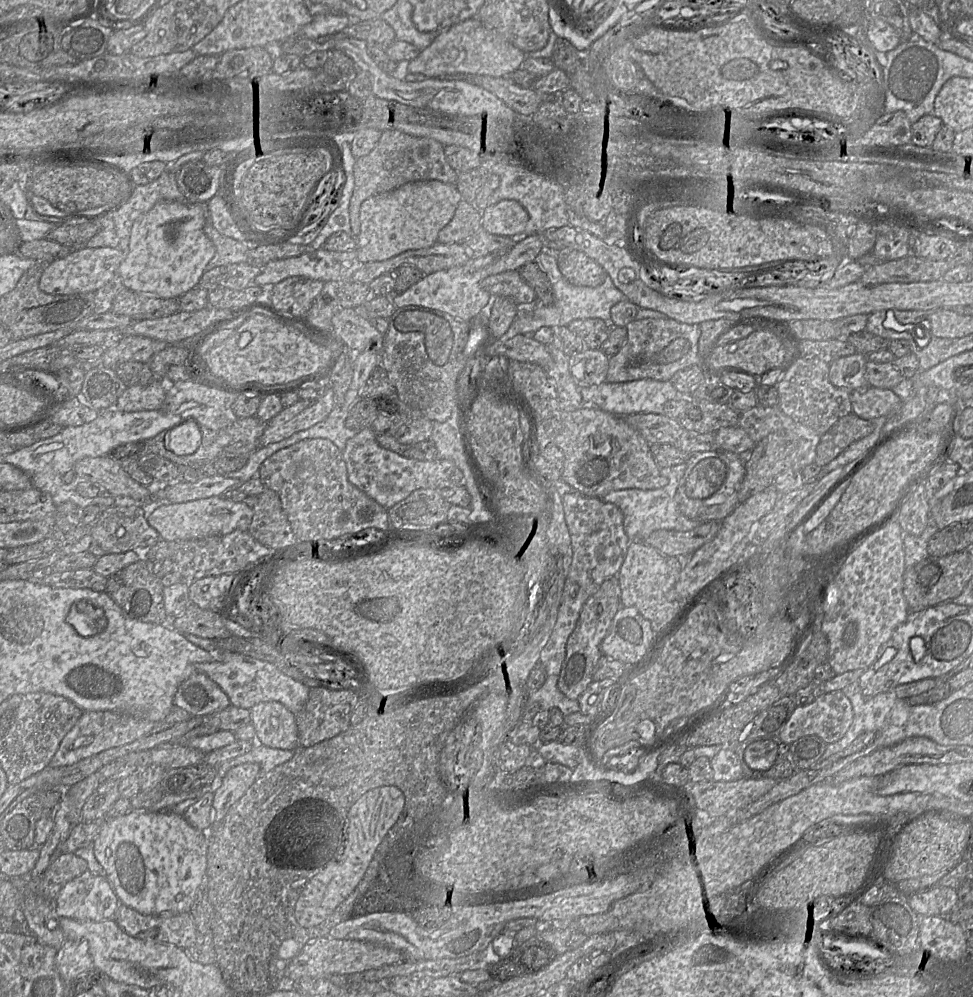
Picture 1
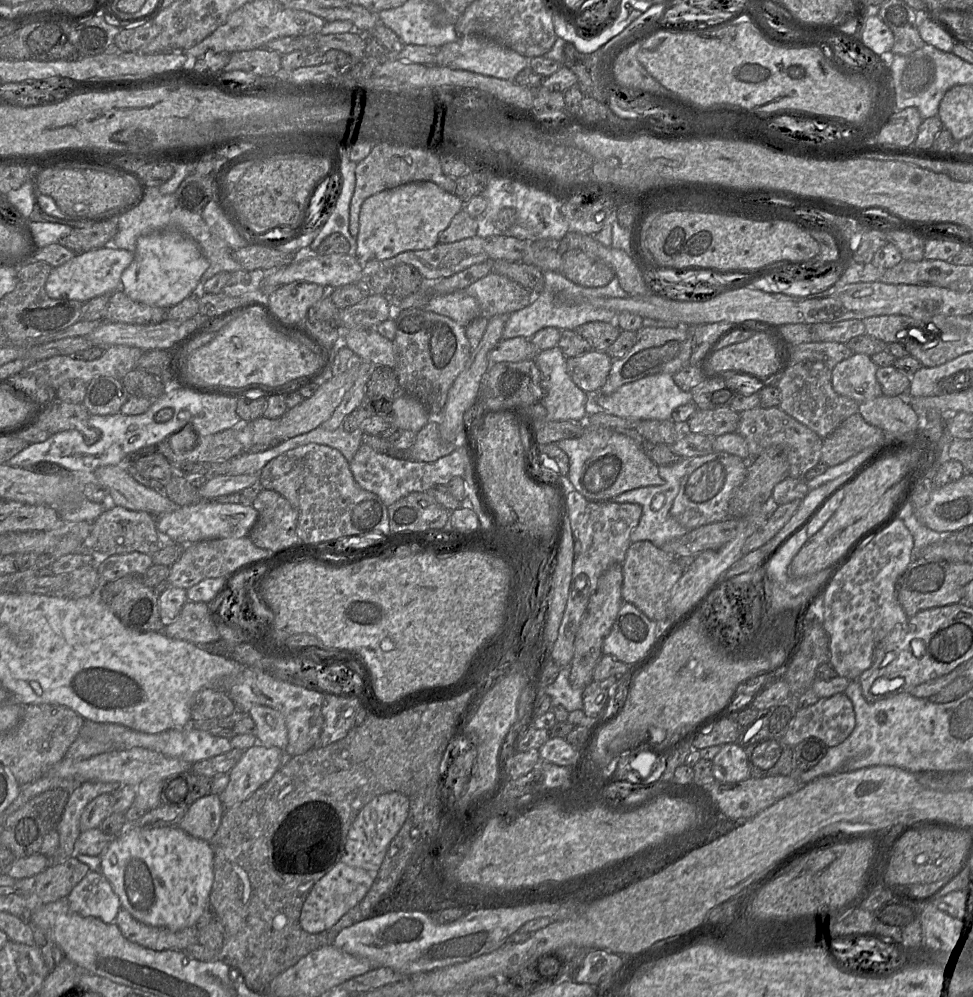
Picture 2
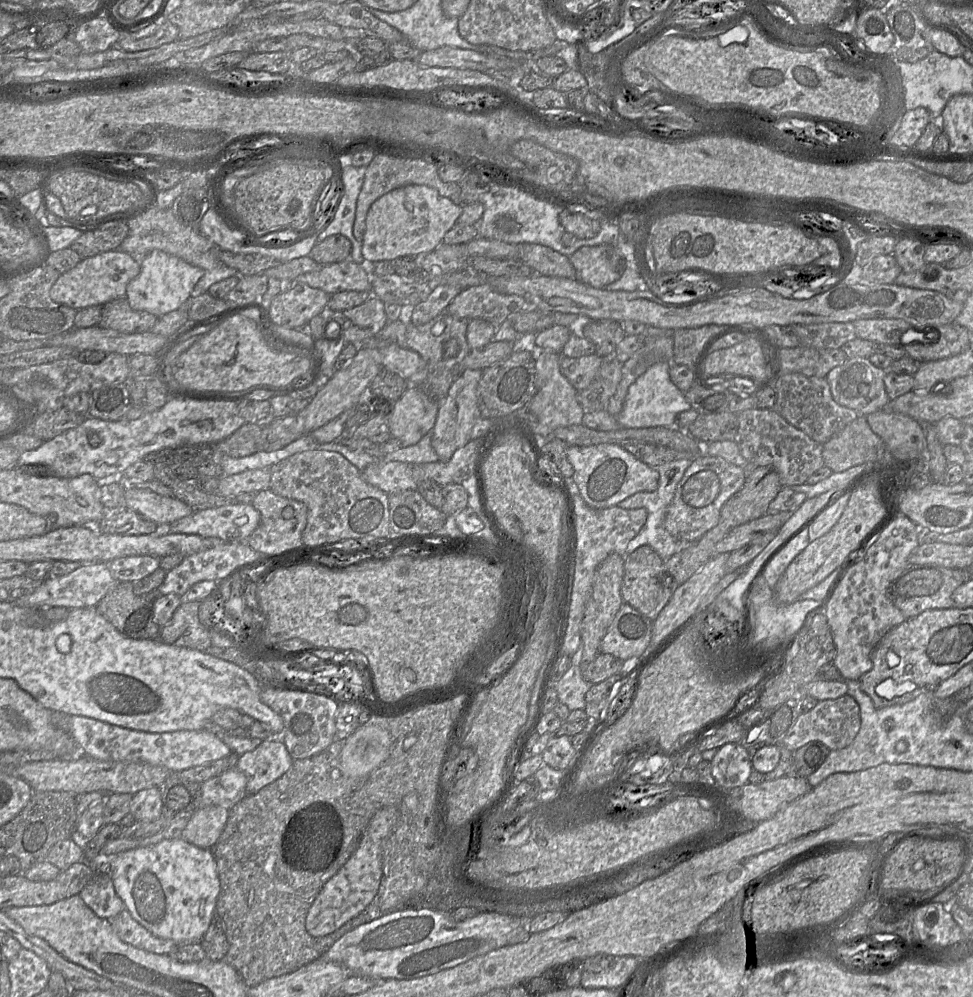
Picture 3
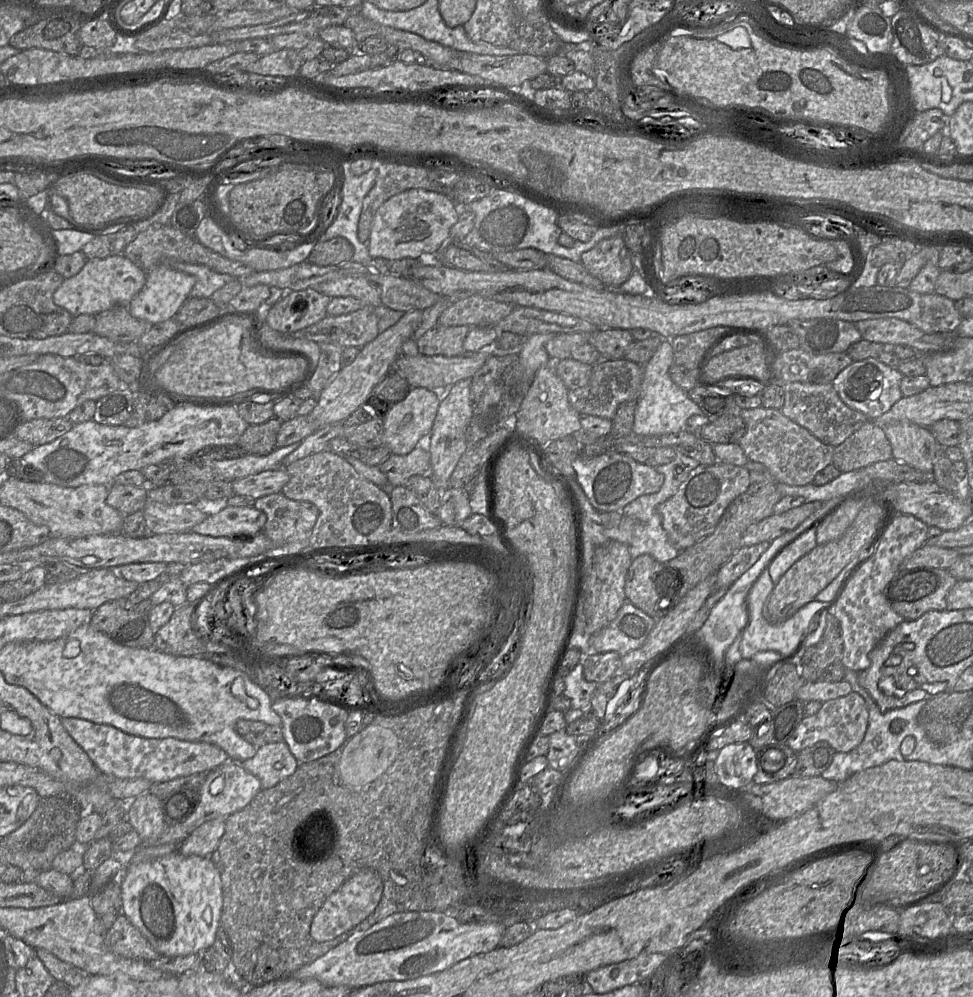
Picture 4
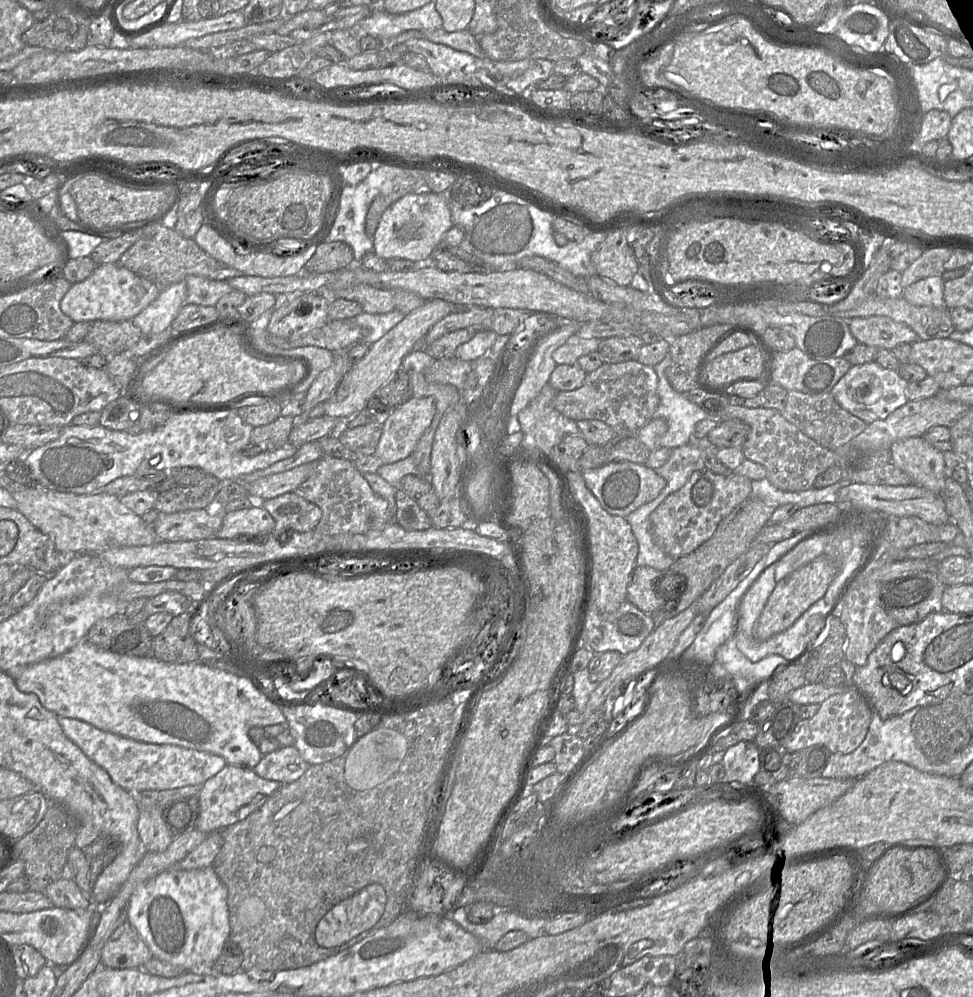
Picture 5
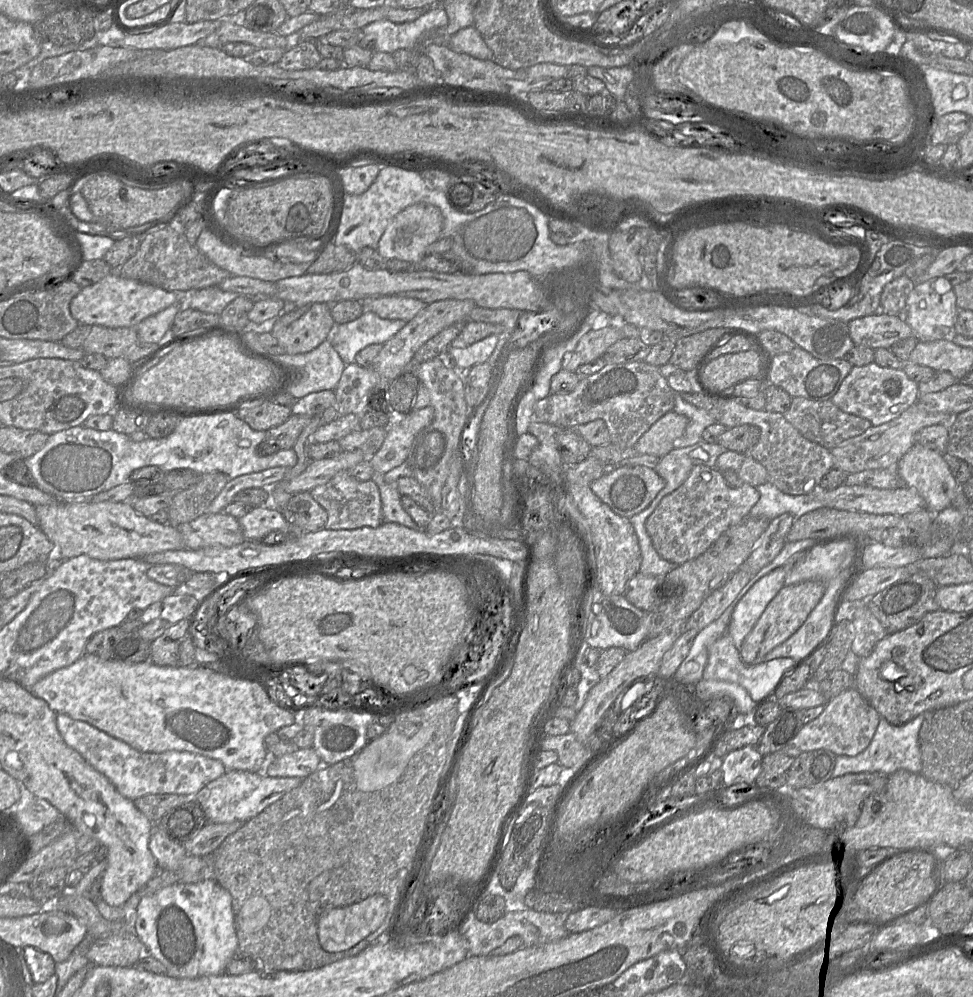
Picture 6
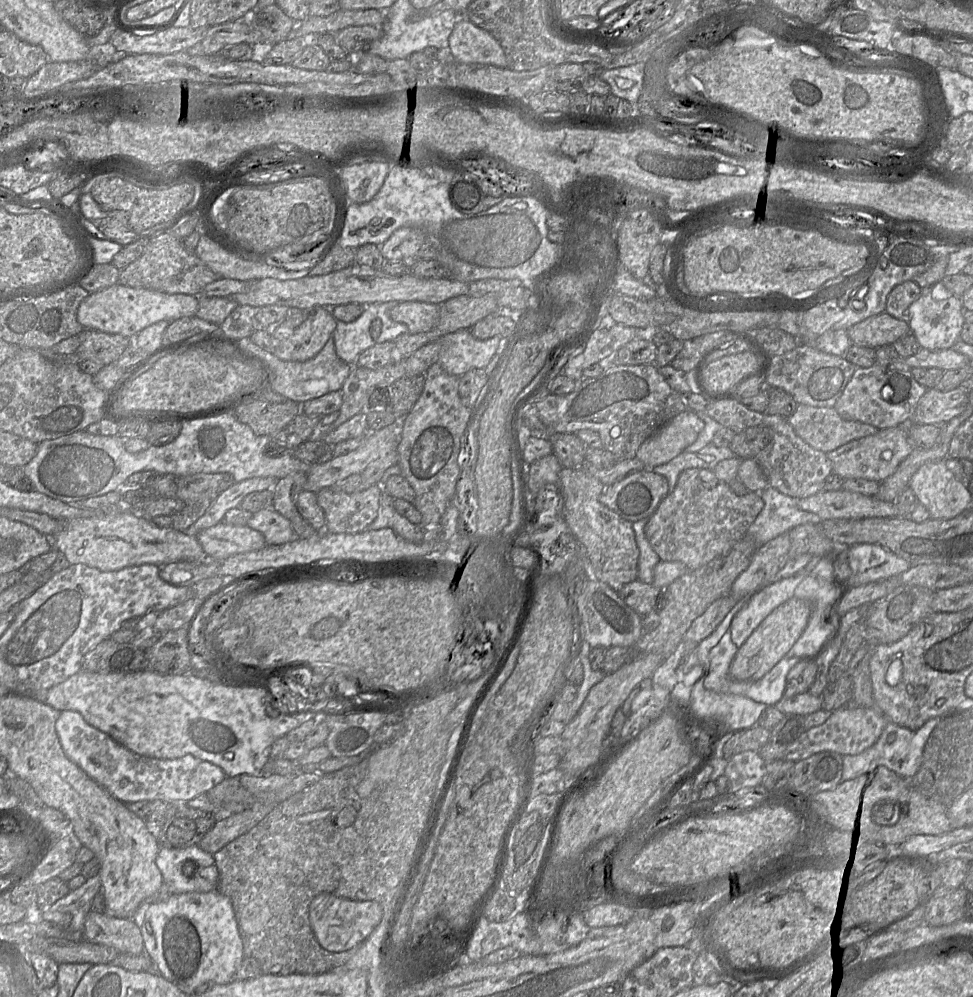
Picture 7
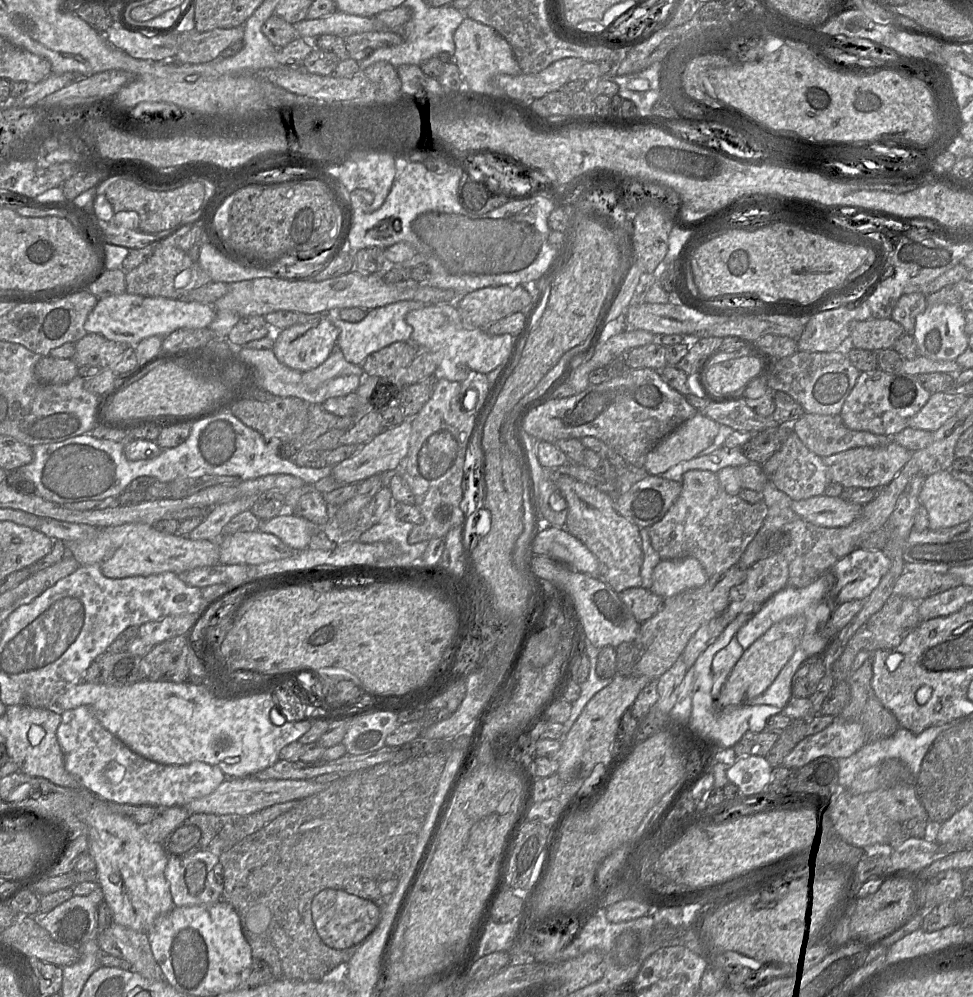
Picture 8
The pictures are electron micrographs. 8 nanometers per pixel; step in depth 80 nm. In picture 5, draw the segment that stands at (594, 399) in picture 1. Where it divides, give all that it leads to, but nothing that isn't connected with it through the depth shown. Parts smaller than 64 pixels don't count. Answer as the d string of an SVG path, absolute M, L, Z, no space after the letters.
M668 350L665 358L653 367L658 377L659 397L654 418L664 418L668 423L667 432L659 439L659 446L668 449L687 444L693 438L696 424L707 418L707 414L697 404L671 386L666 369L672 363Z

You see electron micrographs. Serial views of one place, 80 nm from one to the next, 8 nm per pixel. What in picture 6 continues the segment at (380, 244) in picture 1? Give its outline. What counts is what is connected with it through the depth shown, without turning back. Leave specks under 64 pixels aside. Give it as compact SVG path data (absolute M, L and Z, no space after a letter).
M419 202L406 207L393 217L378 243L378 252L385 259L400 259L418 265L427 247L441 237L443 216L439 208Z

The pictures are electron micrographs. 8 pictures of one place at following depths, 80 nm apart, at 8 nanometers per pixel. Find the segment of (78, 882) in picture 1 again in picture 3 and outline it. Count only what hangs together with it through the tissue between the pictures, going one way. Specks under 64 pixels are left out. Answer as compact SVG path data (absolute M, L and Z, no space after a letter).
M96 872L78 895L98 917L106 920L112 920L125 909L107 872Z

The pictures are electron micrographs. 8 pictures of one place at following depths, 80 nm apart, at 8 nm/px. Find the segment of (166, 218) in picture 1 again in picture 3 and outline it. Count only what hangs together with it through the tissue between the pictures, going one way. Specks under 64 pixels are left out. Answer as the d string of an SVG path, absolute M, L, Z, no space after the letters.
M153 250L142 261L138 276L128 283L126 299L132 309L161 317L183 306L202 276L201 268L172 254Z

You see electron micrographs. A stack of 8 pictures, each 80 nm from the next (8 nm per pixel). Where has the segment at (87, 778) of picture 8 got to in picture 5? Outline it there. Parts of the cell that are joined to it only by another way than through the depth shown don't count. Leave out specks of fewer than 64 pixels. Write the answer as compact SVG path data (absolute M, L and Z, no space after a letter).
M58 716L58 722L69 740L103 768L115 784L131 794L139 794L146 790L169 790L203 785L228 764L219 755L177 745L136 741L103 731L79 719Z

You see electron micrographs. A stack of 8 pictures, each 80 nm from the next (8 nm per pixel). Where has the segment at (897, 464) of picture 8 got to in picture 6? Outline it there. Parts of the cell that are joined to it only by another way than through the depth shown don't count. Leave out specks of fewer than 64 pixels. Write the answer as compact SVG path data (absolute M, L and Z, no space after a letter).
M916 402L897 418L878 426L872 425L862 434L847 439L831 449L833 467L846 474L871 469L895 468L901 457L914 445L916 435L922 428L935 424L948 426L953 417L947 413L929 412Z

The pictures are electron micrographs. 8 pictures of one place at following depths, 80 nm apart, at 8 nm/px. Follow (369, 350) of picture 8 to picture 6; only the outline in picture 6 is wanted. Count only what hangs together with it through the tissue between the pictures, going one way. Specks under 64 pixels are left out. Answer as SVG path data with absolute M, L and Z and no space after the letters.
M364 311L357 319L335 325L330 342L345 365L355 363L357 353L371 344L383 345L400 331L404 320L382 319L371 311Z

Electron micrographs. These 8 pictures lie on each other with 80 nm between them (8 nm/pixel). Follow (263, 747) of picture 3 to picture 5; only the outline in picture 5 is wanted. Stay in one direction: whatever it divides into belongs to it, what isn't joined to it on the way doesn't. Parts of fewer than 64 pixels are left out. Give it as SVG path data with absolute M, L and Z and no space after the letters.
M293 745L263 755L253 771L261 778L287 784L299 779L309 766Z

